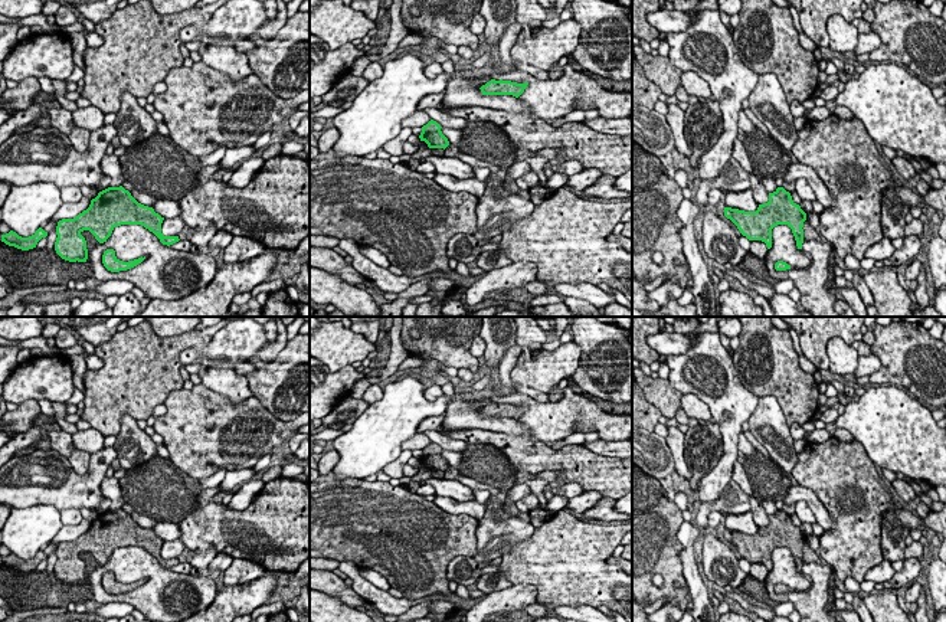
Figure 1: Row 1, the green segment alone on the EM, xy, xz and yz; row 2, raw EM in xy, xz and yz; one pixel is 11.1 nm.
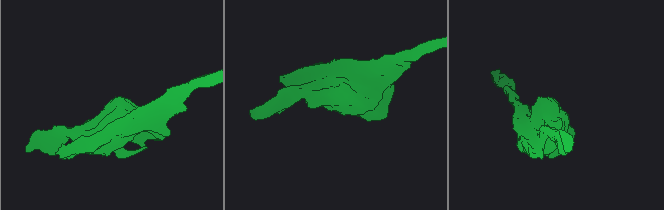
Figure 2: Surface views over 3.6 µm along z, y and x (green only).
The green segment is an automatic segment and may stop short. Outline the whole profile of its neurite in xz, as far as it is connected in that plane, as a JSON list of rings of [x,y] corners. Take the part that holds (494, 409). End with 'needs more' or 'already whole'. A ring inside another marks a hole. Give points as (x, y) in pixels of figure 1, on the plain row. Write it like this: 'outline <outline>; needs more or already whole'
outline [[[491,402],[485,407],[482,407],[479,412],[481,412],[482,418],[513,418],[513,419],[518,420],[524,415],[527,407],[528,407],[528,405],[517,406],[517,405],[511,405],[511,403]]]; already whole

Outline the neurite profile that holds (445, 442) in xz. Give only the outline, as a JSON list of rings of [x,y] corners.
[[[425,431],[422,432],[426,435],[431,442],[436,443],[443,451],[452,451],[452,452],[462,452],[467,449],[467,443],[461,439],[452,439],[451,436],[446,436],[438,431]]]

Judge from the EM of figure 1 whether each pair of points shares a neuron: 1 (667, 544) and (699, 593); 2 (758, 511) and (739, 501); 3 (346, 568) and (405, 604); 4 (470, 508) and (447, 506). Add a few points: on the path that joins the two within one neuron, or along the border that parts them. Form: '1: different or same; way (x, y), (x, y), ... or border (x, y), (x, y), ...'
1: different; border (676, 534), (681, 544), (678, 557), (690, 601)
2: different; border (749, 496), (750, 510)
3: same; way (360, 582), (373, 595), (390, 604)
4: same; way (464, 508), (452, 507)

